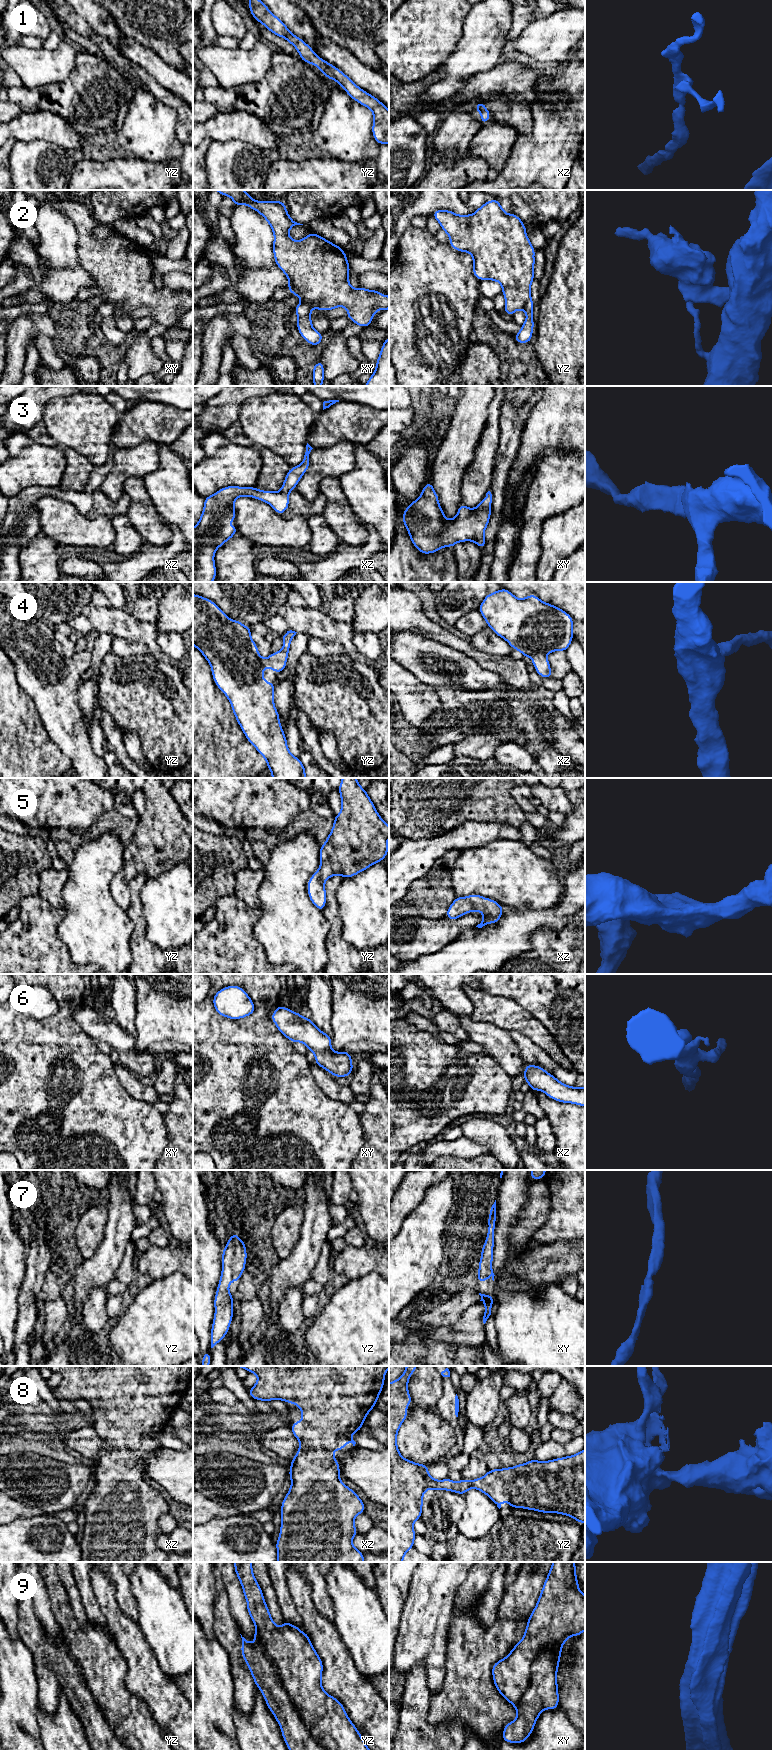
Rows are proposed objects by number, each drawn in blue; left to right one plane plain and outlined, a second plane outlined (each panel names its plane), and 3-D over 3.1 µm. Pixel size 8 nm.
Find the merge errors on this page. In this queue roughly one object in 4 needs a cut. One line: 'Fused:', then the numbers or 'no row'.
Fused: 2

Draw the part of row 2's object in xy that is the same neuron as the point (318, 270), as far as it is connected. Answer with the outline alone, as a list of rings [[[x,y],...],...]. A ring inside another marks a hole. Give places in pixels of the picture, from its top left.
[[[215,190],[222,196],[230,196],[234,202],[234,207],[237,205],[247,205],[252,210],[255,210],[264,217],[269,223],[273,234],[273,254],[276,265],[284,272],[289,280],[287,290],[294,294],[294,296],[300,297],[302,302],[310,302],[312,306],[315,306],[318,311],[326,310],[330,311],[337,307],[344,307],[349,312],[345,317],[348,317],[353,323],[361,326],[362,328],[371,325],[375,312],[381,309],[383,312],[389,309],[389,296],[381,294],[378,290],[367,290],[363,287],[353,289],[349,283],[350,266],[347,260],[347,255],[344,253],[343,248],[339,247],[325,238],[311,232],[303,239],[296,241],[289,235],[288,231],[295,225],[303,225],[295,222],[290,218],[284,201],[255,201],[244,190]]]

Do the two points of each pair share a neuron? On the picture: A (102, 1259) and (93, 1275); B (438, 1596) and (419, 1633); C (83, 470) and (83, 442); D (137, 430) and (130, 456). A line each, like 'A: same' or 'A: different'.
A: same
B: same
C: different
D: different

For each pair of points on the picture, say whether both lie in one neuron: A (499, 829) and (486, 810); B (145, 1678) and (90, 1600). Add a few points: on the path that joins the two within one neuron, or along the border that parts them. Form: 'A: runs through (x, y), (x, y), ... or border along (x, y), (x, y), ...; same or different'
A: border along (472, 819), (503, 823), (518, 829); different
B: border along (96, 1600), (110, 1632); different

